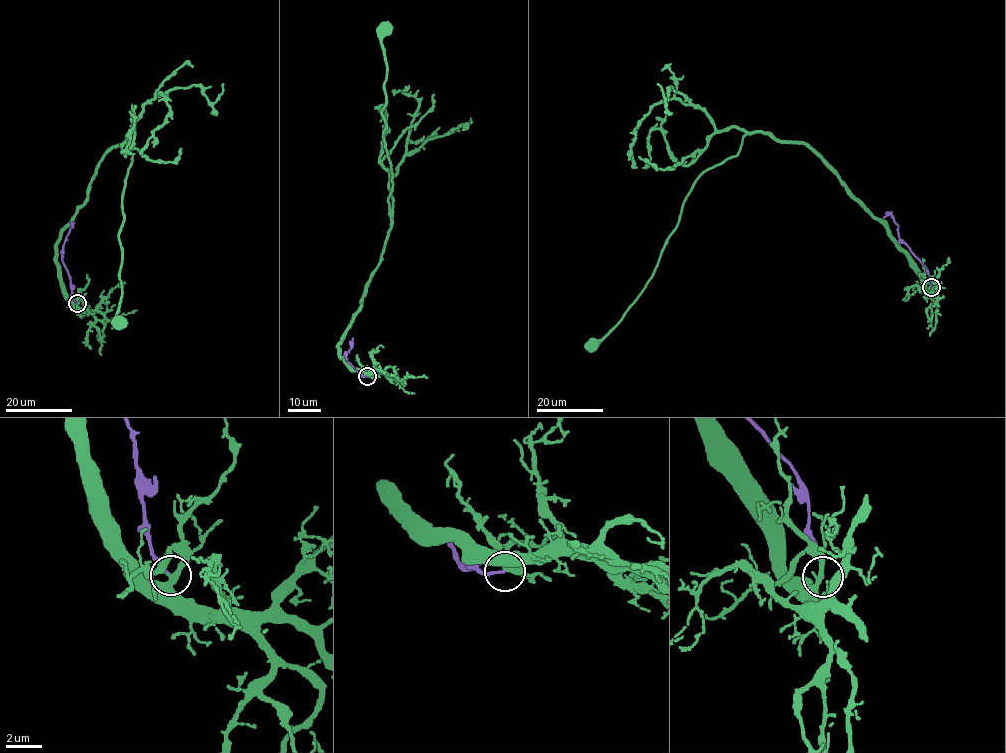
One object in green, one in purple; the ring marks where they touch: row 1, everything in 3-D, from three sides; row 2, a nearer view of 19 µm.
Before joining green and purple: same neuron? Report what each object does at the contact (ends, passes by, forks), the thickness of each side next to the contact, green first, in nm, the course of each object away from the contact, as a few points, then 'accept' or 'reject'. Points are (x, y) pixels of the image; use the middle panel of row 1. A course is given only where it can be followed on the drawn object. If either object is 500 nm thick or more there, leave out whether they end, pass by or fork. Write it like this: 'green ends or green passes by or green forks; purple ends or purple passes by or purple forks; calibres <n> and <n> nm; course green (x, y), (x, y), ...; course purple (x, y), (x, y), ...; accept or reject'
green passes by; purple ends; calibres 320 and 140 nm; course green (366, 375), (345, 363), (338, 344), (360, 310), (390, 226), (392, 173), (381, 114), (385, 28); course purple (366, 376), (360, 376), (346, 361), (345, 352), (350, 349), (353, 338); reject

